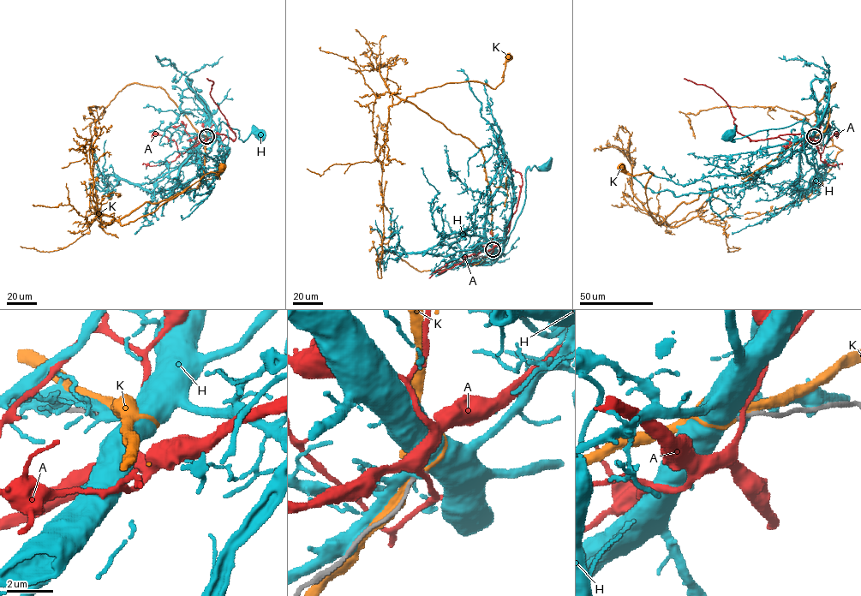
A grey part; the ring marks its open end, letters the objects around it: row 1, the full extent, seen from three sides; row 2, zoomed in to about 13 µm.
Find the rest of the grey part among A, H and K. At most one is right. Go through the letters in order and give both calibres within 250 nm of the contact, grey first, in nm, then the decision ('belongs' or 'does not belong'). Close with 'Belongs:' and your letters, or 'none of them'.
A: 180/200 nm | does not belong
H: 200/360 nm | does not belong
K: 200/400 nm | belongs
Belongs: K

